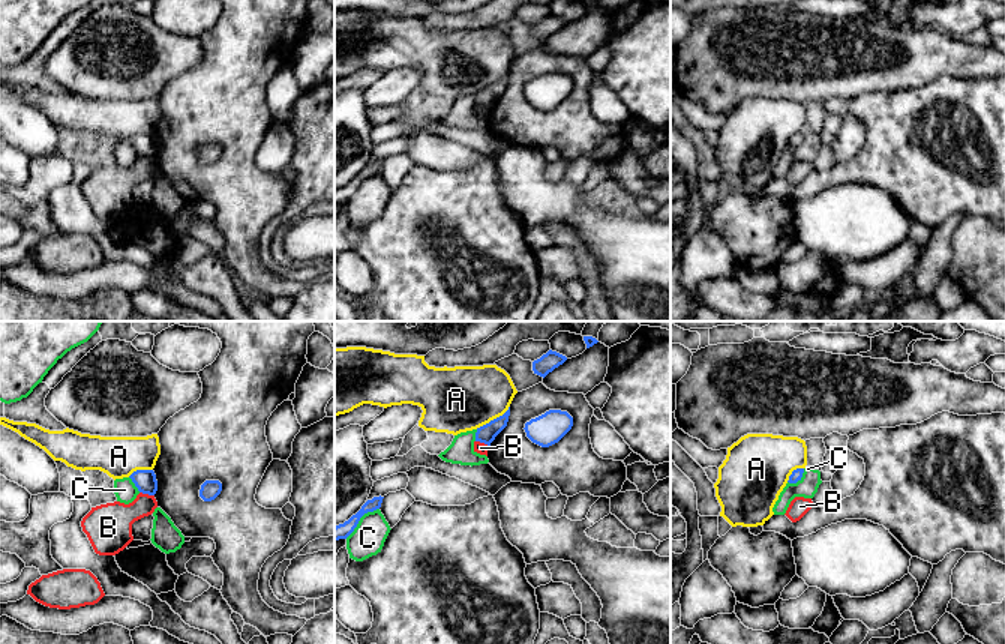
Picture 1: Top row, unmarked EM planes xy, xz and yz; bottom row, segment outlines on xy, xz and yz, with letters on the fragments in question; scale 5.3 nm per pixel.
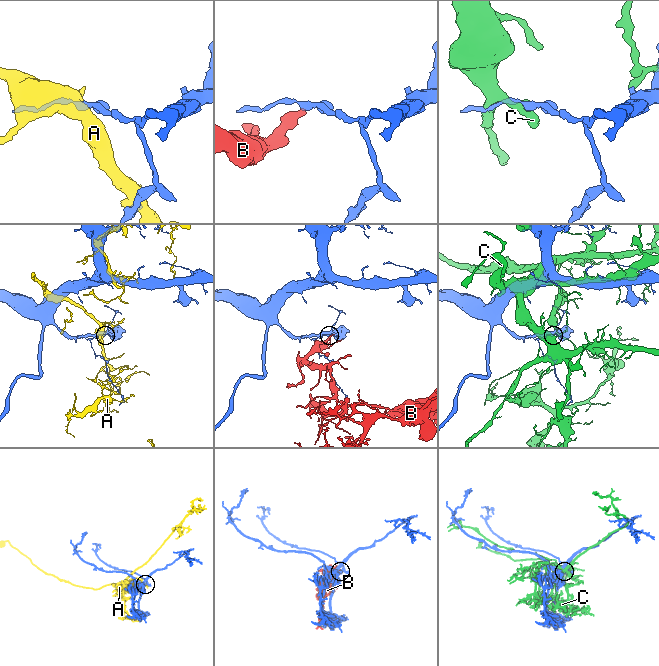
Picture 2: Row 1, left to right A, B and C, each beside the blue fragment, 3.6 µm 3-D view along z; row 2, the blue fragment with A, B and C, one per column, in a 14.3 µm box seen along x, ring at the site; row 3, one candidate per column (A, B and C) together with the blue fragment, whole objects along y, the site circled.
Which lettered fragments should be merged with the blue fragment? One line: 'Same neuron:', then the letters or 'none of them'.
Same neuron: none of them

